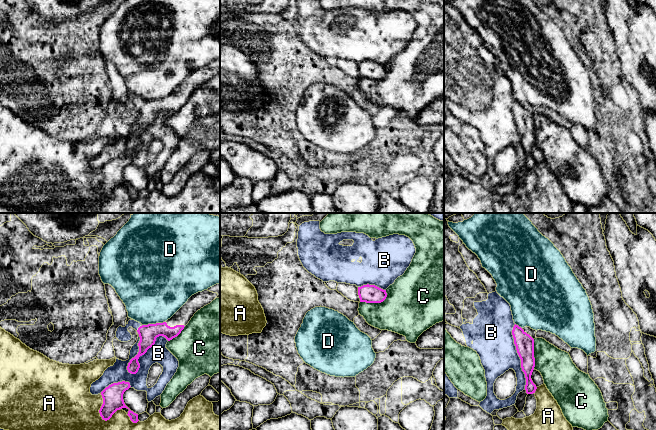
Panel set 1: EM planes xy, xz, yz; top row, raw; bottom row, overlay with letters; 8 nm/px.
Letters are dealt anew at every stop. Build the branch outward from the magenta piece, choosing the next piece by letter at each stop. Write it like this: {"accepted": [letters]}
{"accepted": []}

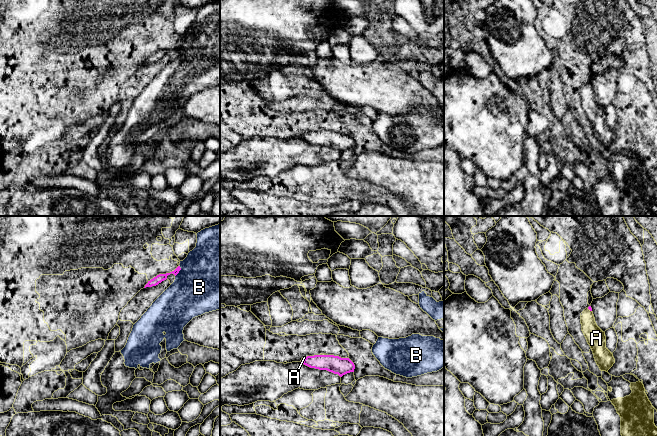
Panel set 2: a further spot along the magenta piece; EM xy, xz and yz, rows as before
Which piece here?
{"accepted": ["A"]}

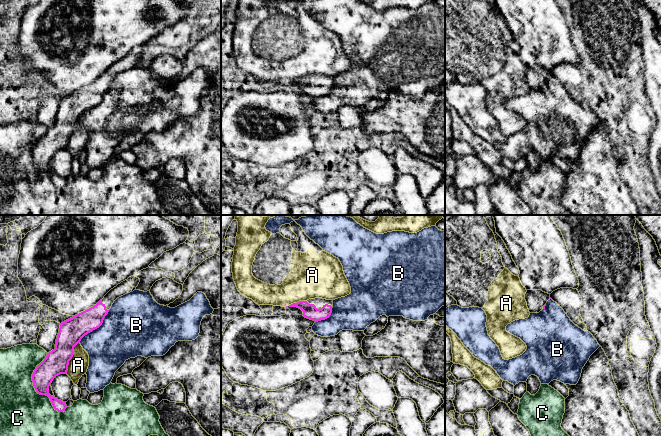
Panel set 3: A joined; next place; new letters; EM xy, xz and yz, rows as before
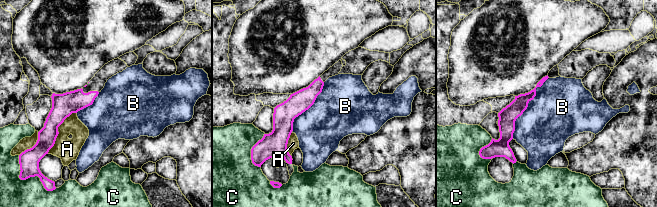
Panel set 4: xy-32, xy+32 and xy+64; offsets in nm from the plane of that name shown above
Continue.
{"accepted": []}

